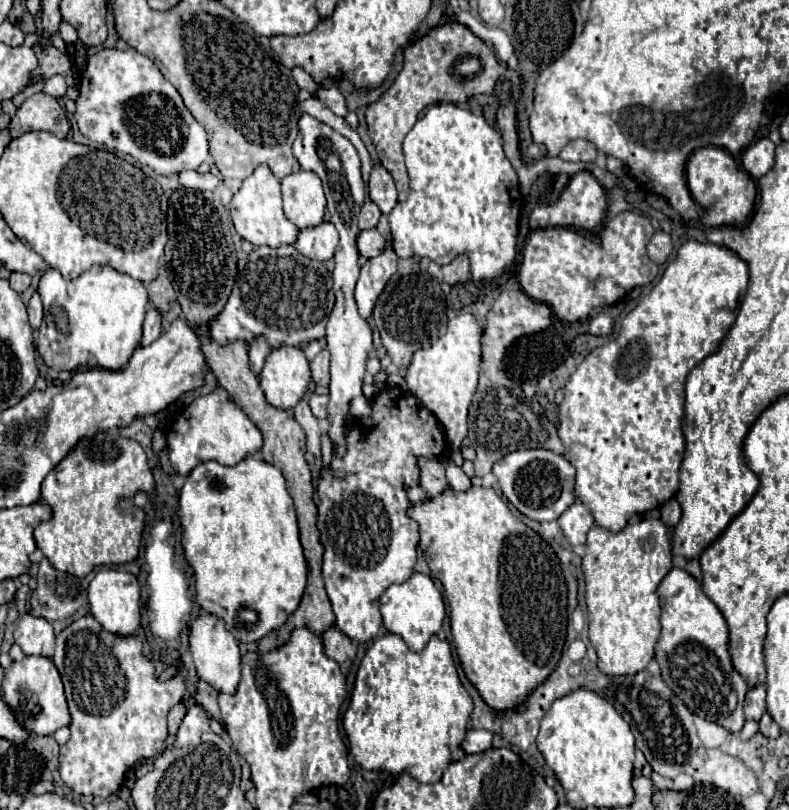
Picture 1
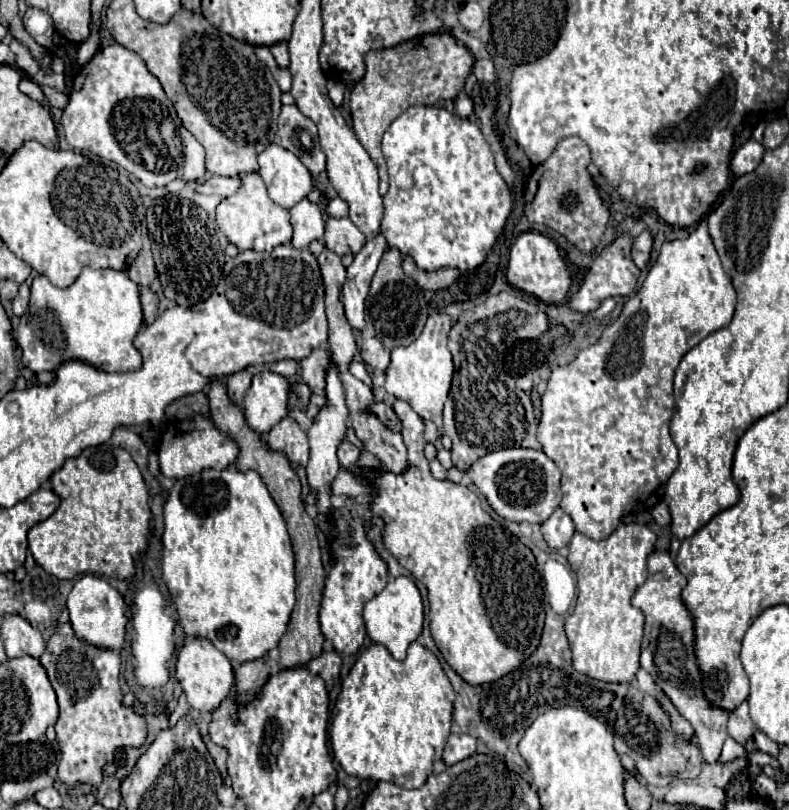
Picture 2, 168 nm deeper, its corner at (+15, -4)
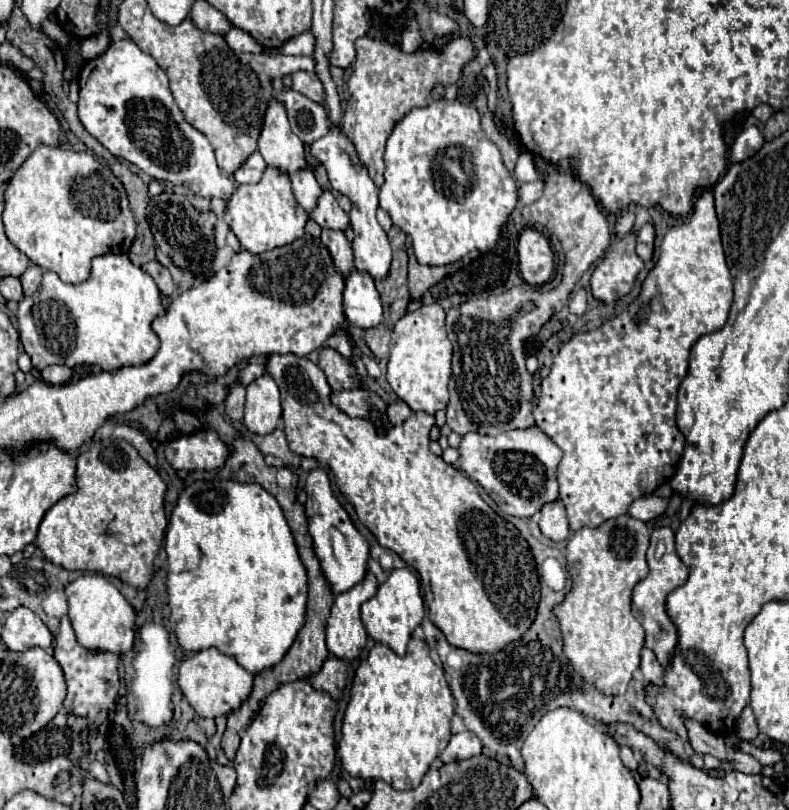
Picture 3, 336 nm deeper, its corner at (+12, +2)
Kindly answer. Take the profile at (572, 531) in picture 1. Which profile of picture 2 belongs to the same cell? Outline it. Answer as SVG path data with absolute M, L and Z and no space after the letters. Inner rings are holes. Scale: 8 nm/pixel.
M557 508L543 524L541 524L541 532L545 536L545 542L553 548L553 550L559 550L559 548L565 548L571 540L571 536L575 534L575 524L573 520L561 510Z

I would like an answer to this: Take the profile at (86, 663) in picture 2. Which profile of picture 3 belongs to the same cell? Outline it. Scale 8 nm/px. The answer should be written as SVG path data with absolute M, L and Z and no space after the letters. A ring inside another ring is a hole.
M68 616L60 618L60 632L56 636L56 646L54 646L54 658L64 670L66 684L68 684L68 696L64 700L64 708L70 714L84 716L88 718L94 726L100 726L108 712L114 710L116 696L118 696L118 656L112 652L98 652L98 650L86 650L78 644L72 624Z

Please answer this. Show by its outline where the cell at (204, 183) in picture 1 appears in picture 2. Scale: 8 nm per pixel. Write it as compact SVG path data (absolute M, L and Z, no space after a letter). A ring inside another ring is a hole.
M215 176L215 178L209 178L209 180L203 180L199 186L197 186L197 194L219 194L219 196L231 196L239 186L239 178L221 178L221 176Z

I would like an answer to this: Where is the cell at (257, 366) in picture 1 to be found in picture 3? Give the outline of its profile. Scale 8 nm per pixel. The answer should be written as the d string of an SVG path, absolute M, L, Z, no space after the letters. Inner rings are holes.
M236 384L236 386L230 390L230 394L228 394L226 402L224 402L226 414L228 414L230 420L234 420L234 422L240 422L242 416L244 416L244 394L246 394L246 388L240 386L240 384Z

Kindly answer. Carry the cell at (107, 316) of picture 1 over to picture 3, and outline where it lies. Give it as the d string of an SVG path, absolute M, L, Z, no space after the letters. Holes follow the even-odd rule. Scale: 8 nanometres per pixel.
M104 254L92 260L92 274L82 284L66 284L56 272L44 272L42 286L32 296L32 306L26 312L26 322L20 322L18 332L36 370L44 370L50 364L66 364L70 368L96 364L104 372L112 372L124 366L140 366L156 354L158 338L152 322L164 314L164 306L160 290L148 272L134 266L126 254Z

